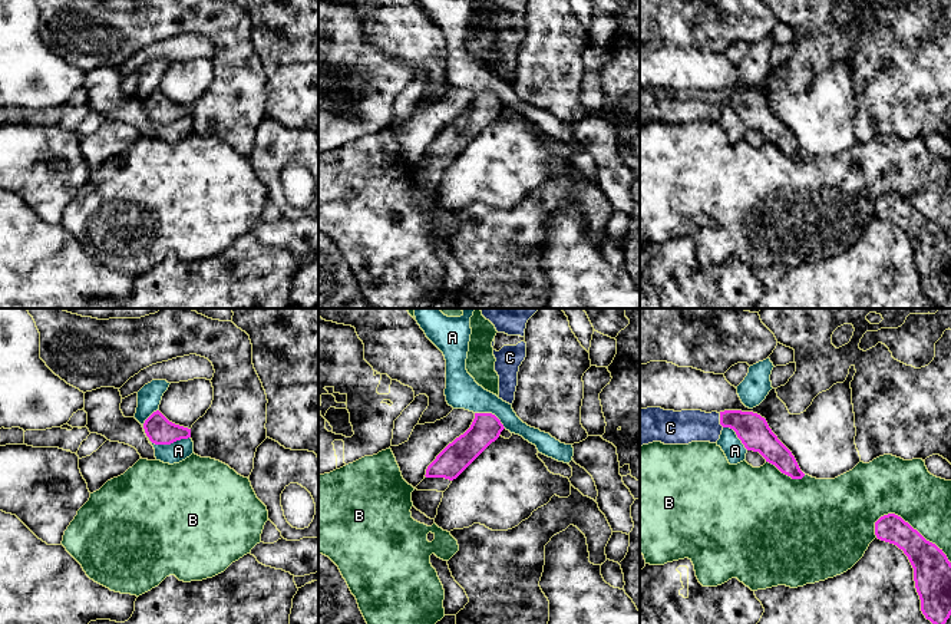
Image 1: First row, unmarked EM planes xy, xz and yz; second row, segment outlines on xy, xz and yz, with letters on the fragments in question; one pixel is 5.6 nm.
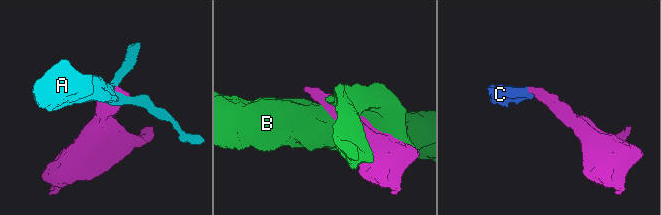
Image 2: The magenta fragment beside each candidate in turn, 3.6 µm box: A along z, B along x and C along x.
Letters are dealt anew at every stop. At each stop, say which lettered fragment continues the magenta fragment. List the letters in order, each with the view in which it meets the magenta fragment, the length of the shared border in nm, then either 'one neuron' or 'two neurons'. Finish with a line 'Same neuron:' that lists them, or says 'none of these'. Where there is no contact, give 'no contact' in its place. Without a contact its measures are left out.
A: contact in xy; length 280 nm; two neurons
B: contact in yz; length 480 nm; two neurons
C: contact in yz; length 80 nm; one neuron
Same neuron: C

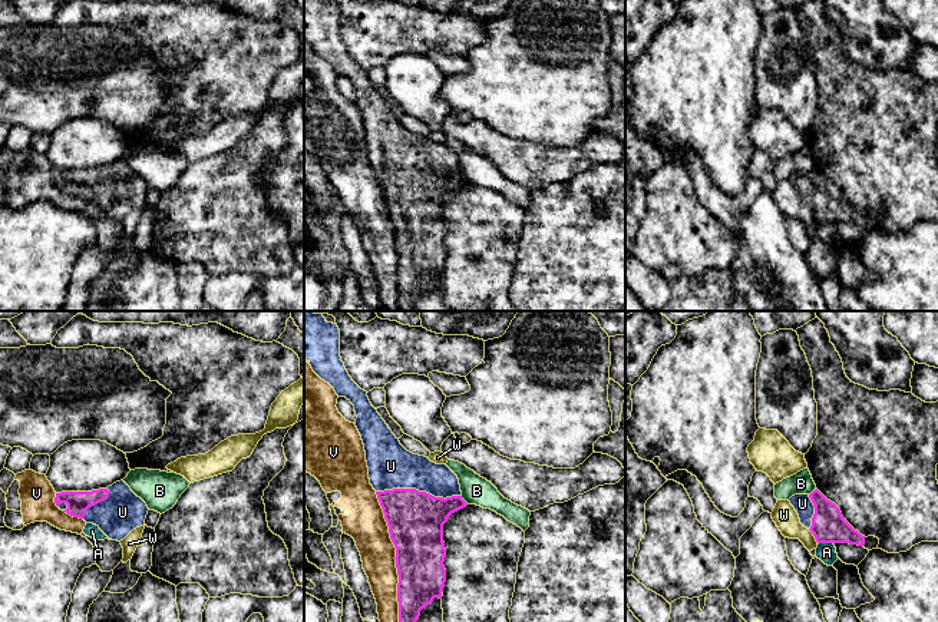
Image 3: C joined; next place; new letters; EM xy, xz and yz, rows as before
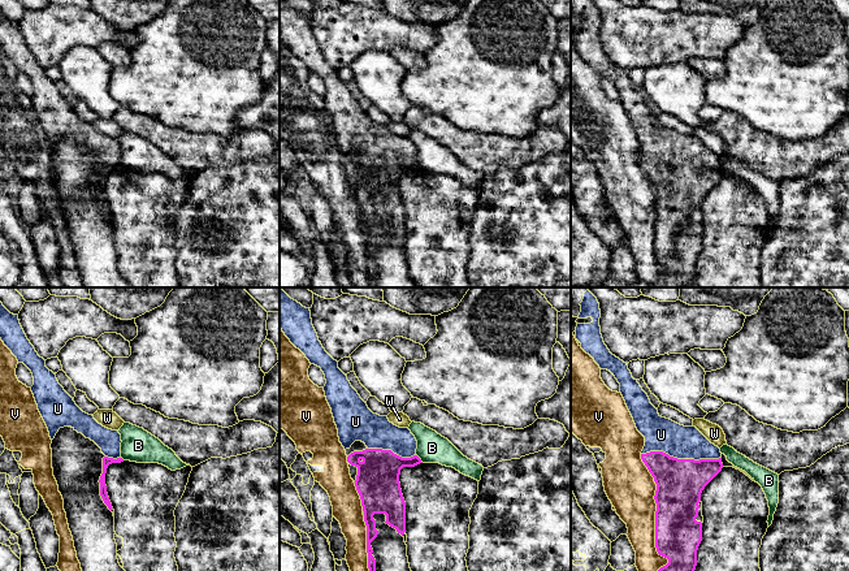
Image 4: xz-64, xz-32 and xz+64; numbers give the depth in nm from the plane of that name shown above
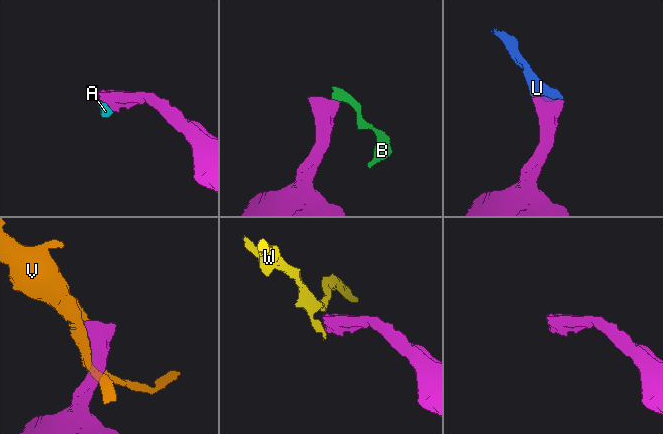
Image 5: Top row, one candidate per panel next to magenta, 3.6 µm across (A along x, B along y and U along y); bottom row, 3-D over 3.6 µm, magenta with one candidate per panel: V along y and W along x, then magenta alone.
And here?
A: contact in yz; length 80 nm; two neurons
B: contact in xz; length 60 nm; two neurons
U: contact in xz; length 480 nm; one neuron
V: contact in xz; length 750 nm; two neurons
W: contact in yz; length 100 nm; two neurons
Same neuron: U

